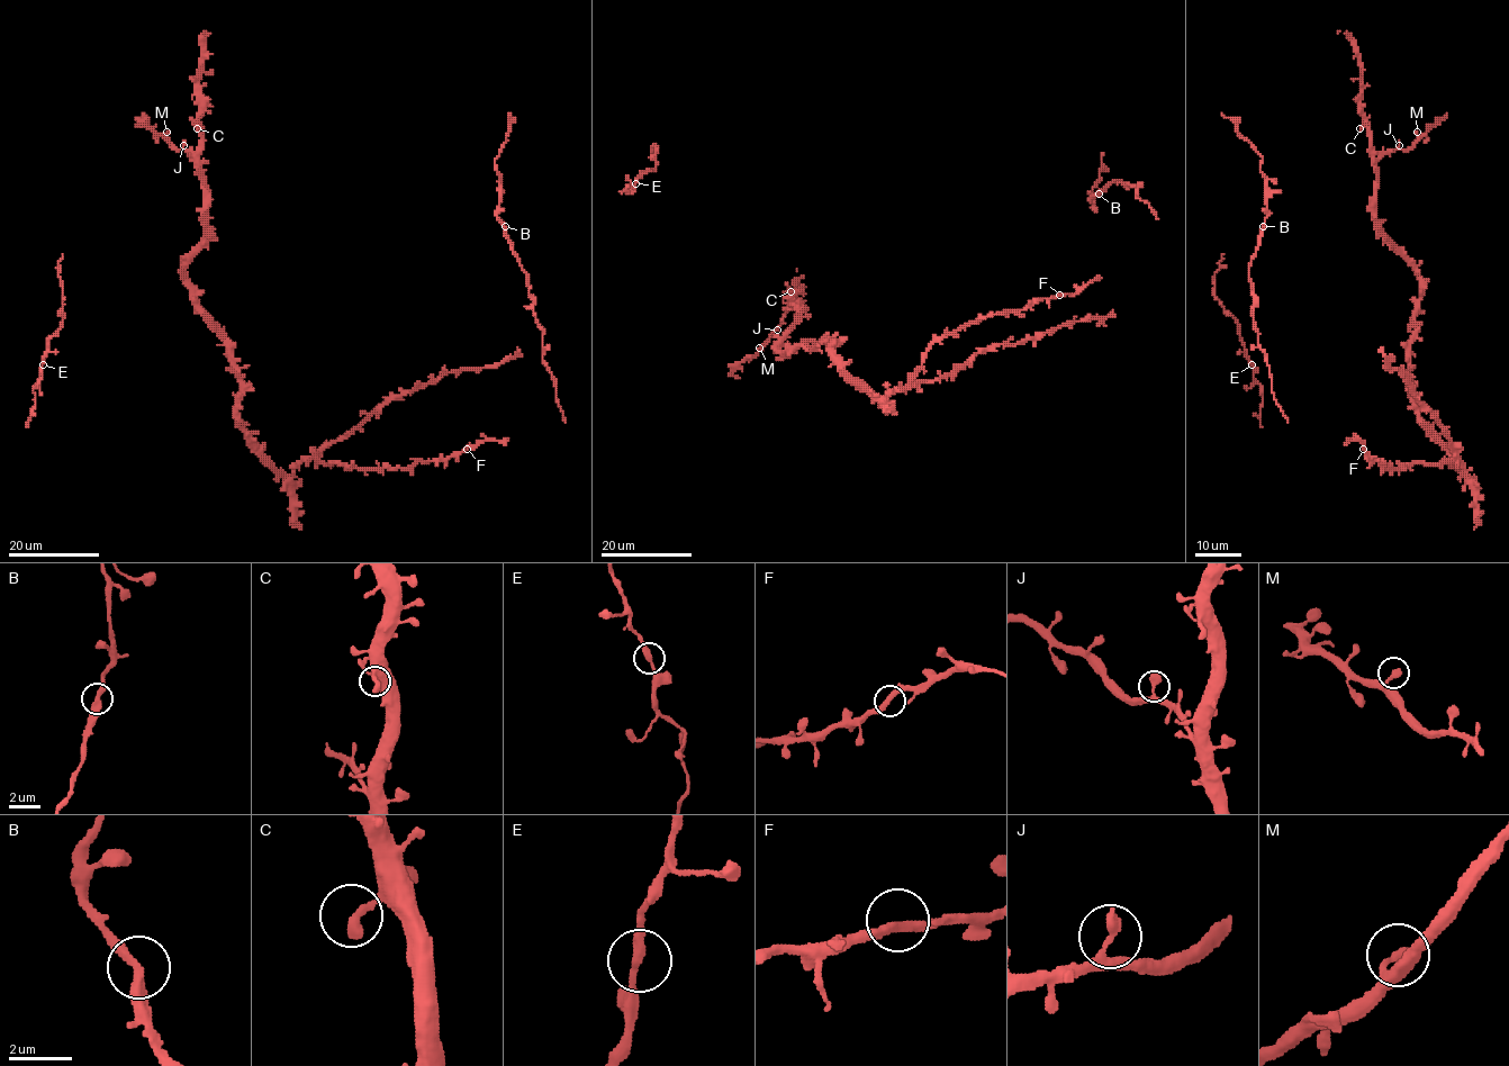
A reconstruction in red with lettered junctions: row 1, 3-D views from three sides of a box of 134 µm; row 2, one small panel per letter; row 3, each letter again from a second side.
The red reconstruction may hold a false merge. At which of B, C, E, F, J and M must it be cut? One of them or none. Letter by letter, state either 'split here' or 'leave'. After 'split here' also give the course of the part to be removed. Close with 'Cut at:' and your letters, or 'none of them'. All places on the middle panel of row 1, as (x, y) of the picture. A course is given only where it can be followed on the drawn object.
B: leave
C: leave
E: leave
F: leave
J: leave
M: leave
Cut at: none of them

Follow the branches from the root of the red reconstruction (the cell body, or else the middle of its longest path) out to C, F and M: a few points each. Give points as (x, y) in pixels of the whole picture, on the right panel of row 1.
C: (1464, 473), (1417, 408), (1410, 337), (1416, 331), (1420, 276), (1375, 217), (1371, 135), (1364, 126), (1360, 128)
F: (1464, 473), (1465, 468), (1457, 459), (1413, 462), (1401, 469), (1383, 468), (1363, 449)
M: (1464, 473), (1420, 418), (1410, 361), (1420, 276), (1375, 217), (1375, 162), (1384, 153), (1409, 148), (1417, 132)

